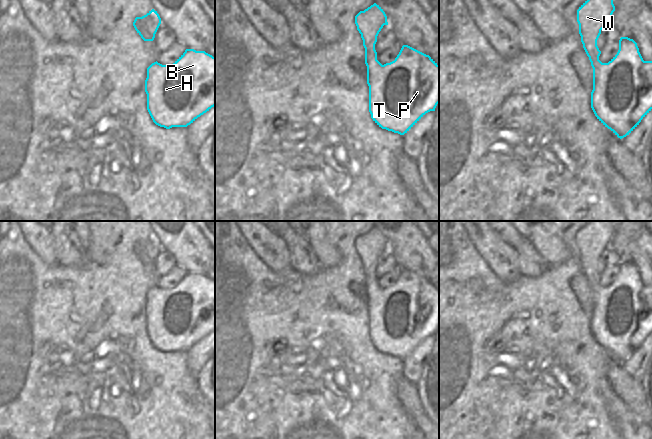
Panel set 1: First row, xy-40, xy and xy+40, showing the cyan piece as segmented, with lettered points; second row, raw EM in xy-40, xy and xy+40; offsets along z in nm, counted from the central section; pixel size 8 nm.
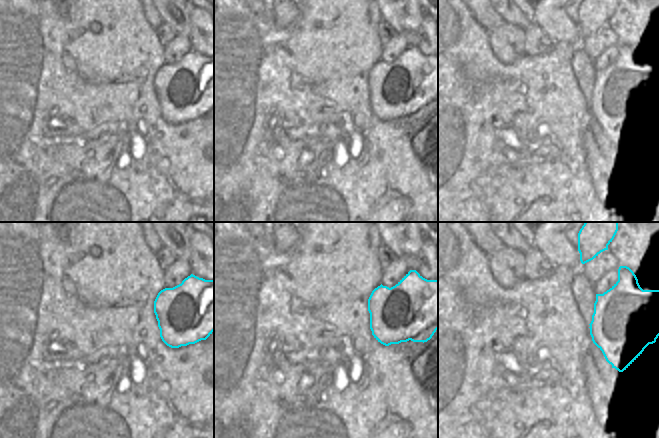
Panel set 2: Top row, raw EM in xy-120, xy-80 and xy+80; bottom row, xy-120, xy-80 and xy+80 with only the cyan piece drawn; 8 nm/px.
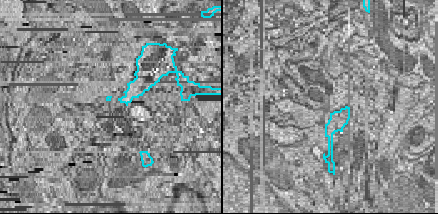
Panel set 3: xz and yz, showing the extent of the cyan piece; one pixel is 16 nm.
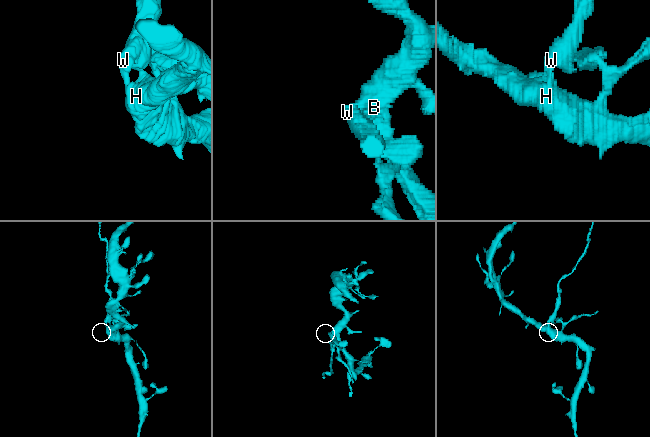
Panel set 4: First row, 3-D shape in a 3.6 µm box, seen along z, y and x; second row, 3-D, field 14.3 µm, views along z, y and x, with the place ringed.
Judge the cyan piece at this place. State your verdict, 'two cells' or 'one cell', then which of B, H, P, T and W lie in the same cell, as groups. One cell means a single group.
two cells; groups B H P T / W

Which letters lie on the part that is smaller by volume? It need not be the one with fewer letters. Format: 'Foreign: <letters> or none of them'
Foreign: W

